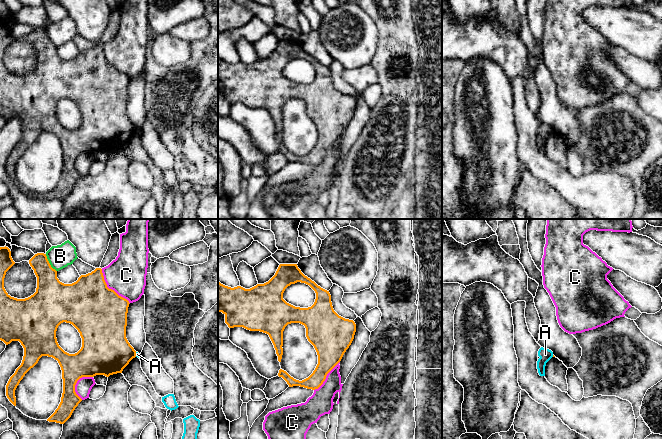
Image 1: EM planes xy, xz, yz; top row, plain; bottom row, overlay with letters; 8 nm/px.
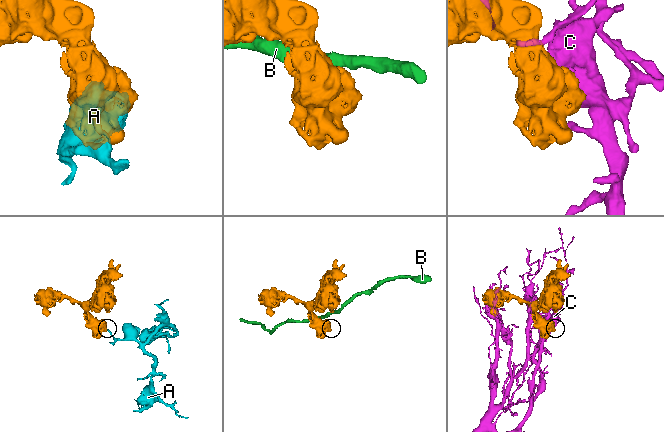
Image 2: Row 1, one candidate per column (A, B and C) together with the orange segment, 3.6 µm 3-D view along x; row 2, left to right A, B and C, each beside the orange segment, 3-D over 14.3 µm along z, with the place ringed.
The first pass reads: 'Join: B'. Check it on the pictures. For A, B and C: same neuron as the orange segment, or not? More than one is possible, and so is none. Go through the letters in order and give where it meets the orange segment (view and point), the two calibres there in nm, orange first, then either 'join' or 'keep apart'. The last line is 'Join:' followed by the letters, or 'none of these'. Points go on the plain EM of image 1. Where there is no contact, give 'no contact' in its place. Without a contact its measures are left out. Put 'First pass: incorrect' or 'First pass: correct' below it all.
A: xy (135, 130) | 380/30 nm | keep apart
B: xy (49, 39) | 260/190 nm | keep apart
C: xy (110, 65) | 440/320 nm | keep apart
Join: none of these
First pass: incorrect

